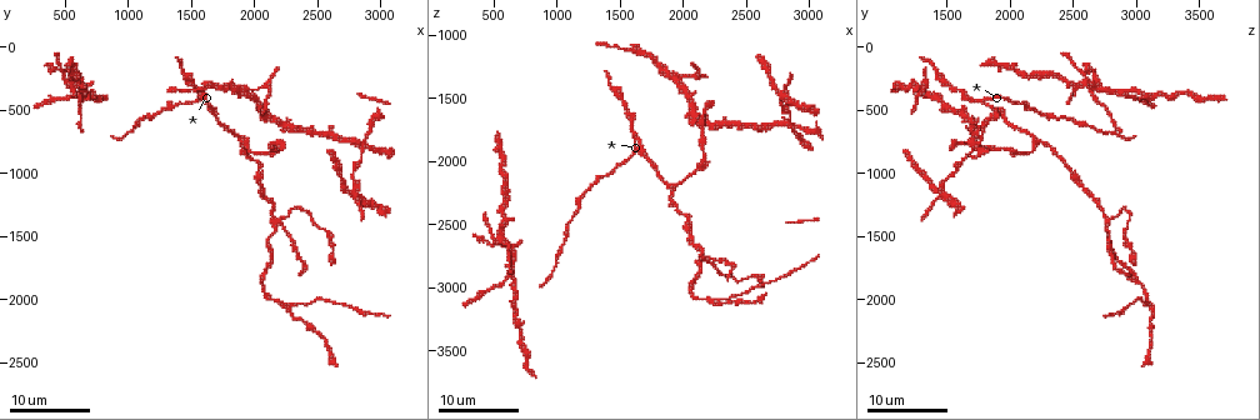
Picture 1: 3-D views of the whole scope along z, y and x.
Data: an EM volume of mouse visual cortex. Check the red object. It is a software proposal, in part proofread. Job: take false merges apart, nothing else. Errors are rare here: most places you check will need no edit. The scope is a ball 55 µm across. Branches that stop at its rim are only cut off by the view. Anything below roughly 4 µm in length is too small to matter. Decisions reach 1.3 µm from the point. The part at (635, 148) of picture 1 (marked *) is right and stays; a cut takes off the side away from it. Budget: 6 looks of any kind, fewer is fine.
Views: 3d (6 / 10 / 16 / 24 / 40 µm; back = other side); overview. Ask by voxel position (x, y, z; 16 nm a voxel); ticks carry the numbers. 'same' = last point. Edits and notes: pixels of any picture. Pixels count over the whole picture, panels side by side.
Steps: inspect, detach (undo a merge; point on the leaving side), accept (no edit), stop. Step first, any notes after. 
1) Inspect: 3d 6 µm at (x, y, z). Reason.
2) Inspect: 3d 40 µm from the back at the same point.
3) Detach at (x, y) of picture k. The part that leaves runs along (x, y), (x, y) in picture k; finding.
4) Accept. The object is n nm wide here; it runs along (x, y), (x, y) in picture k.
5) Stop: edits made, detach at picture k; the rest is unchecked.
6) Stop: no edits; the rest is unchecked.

Inspect: 3d 16 µm at (620, 320, 2720). Four arms meet.

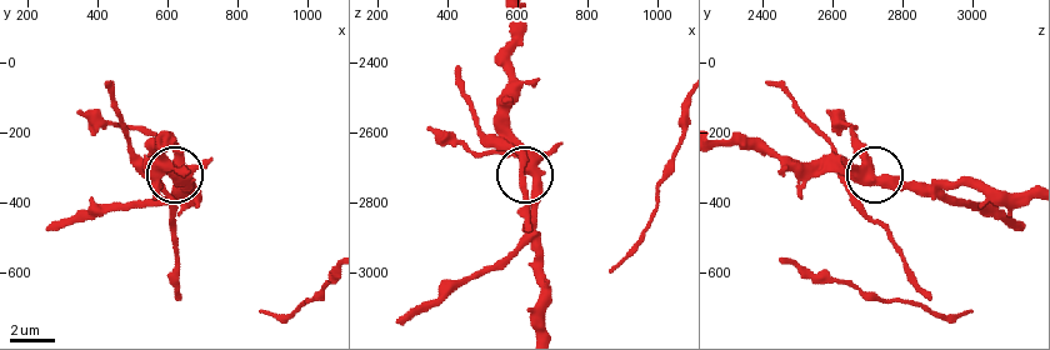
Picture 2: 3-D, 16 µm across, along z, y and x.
Inspect: 3d 6 µm at (640, 310, 2710).

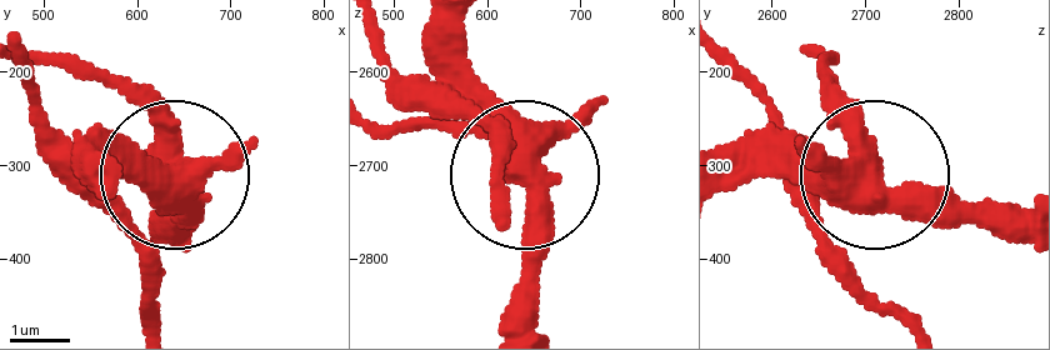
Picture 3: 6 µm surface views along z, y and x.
Inspect: 3d 6 µm from the back at (640, 315, 2710).

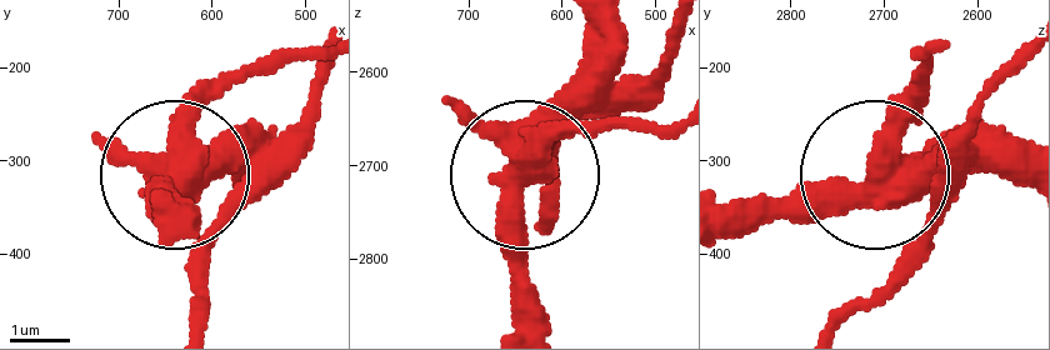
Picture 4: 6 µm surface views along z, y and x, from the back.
Accept. The side arm is 6 µm long; one neuron here.

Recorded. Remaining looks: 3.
Inspect: 3d 24 µm at (2140, 800, 1760). A narrow waist.

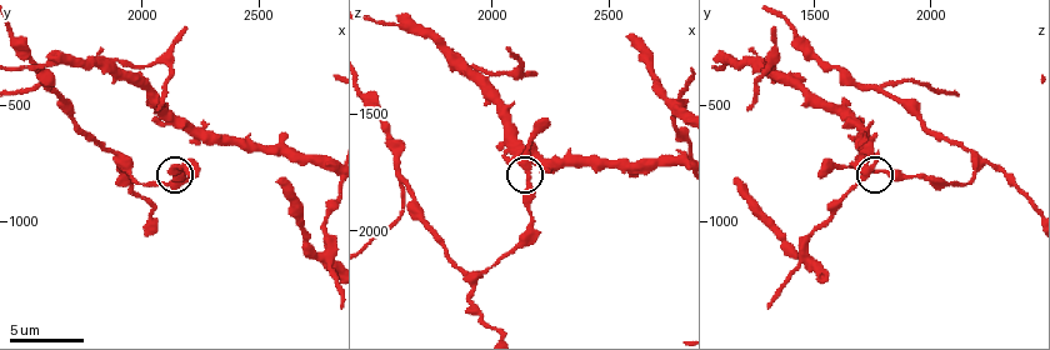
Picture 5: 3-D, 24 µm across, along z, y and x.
Inspect: 3d 6 µm at (2160, 780, 1780). Closer look.

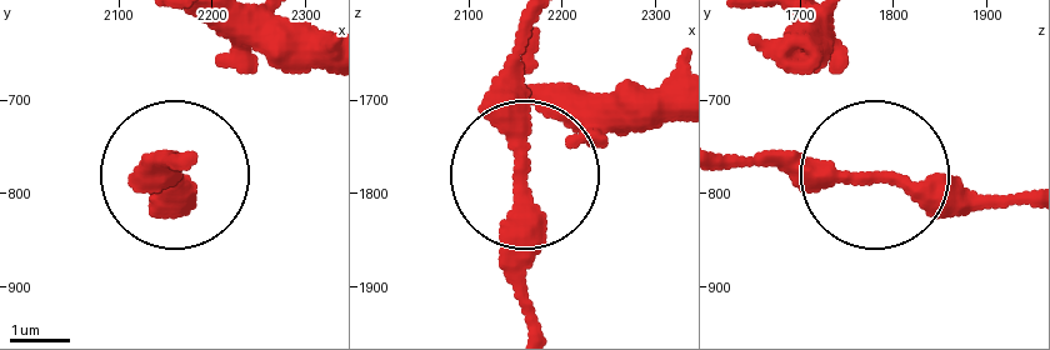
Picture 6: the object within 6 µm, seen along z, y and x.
Accept. It runs along (526, 323), (526, 113), (596, 128) in picture 6; all the same neuron.

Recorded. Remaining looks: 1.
Stop: no edits; the rest is unchecked.

